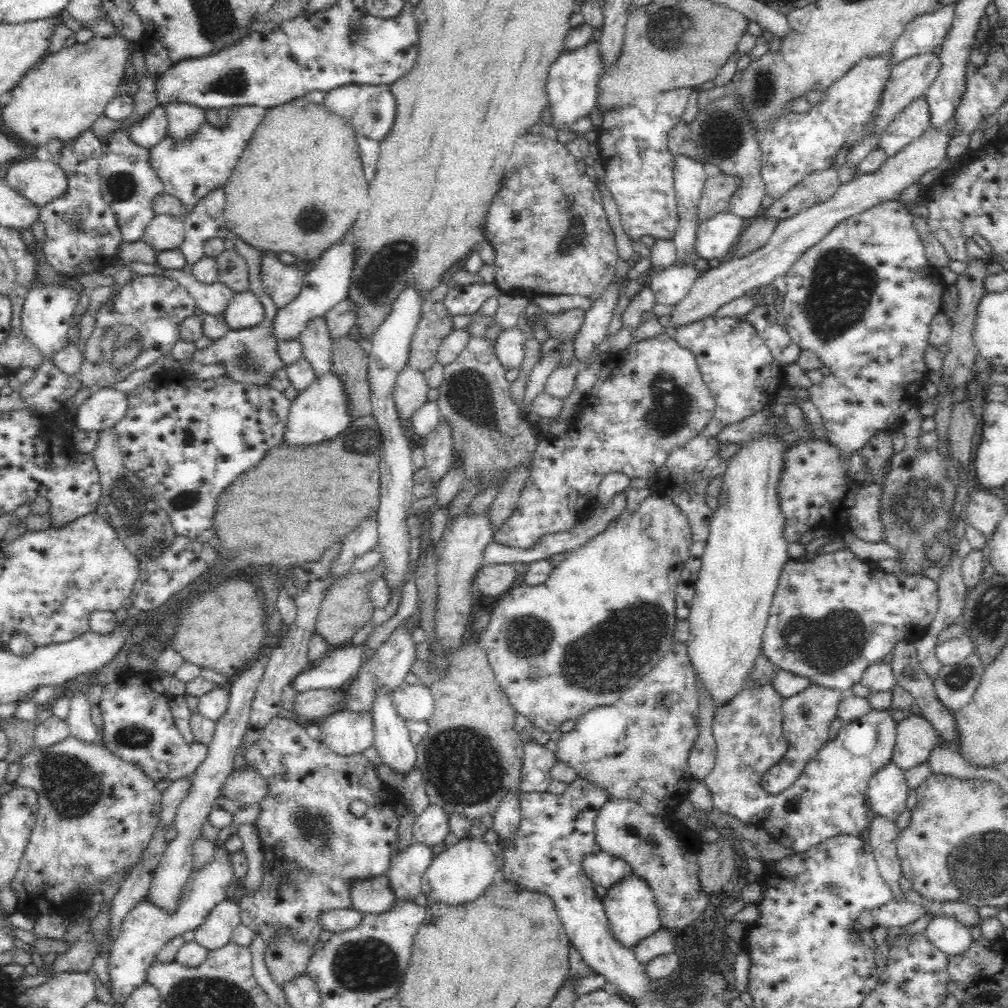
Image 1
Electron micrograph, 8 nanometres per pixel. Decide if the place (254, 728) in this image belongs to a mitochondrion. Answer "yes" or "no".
no

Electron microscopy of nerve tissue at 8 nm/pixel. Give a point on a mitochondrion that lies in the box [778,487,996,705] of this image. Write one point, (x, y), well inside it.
(956, 680)

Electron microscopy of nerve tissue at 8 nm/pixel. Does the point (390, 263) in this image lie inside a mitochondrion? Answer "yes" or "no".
yes

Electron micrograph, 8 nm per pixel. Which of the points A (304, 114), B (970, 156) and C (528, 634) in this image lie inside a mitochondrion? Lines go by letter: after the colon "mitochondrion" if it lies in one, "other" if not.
A: other
B: other
C: mitochondrion

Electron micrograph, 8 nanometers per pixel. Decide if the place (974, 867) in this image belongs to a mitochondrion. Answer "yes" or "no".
yes

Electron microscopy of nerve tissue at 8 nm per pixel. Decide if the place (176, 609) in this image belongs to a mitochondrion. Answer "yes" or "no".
no

